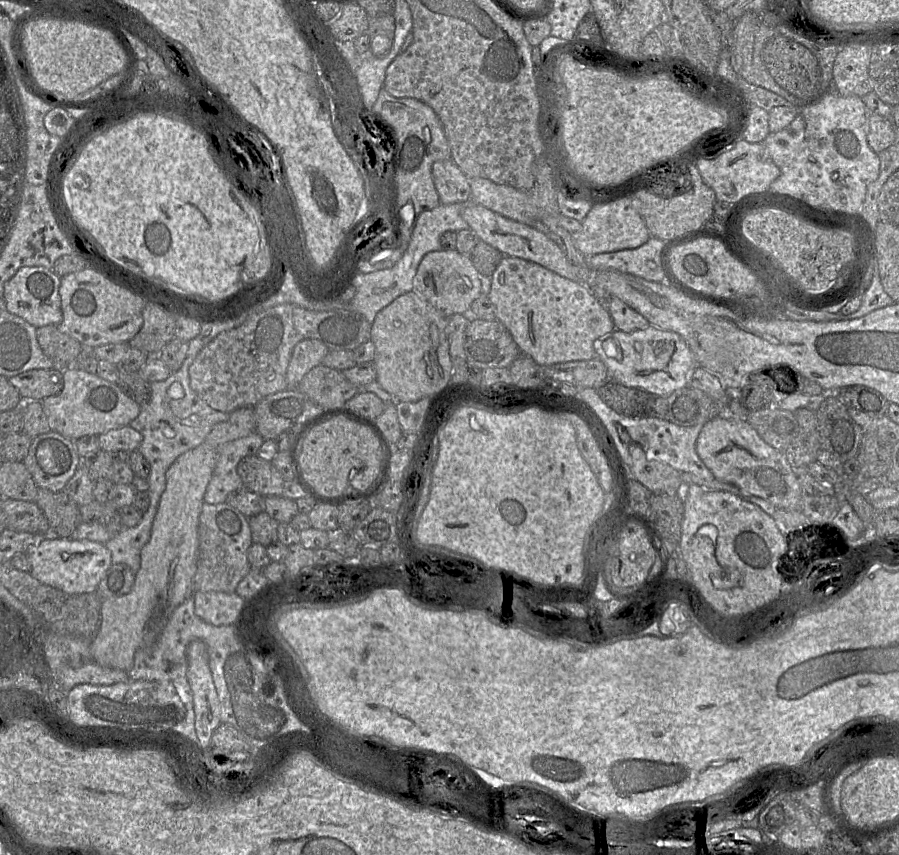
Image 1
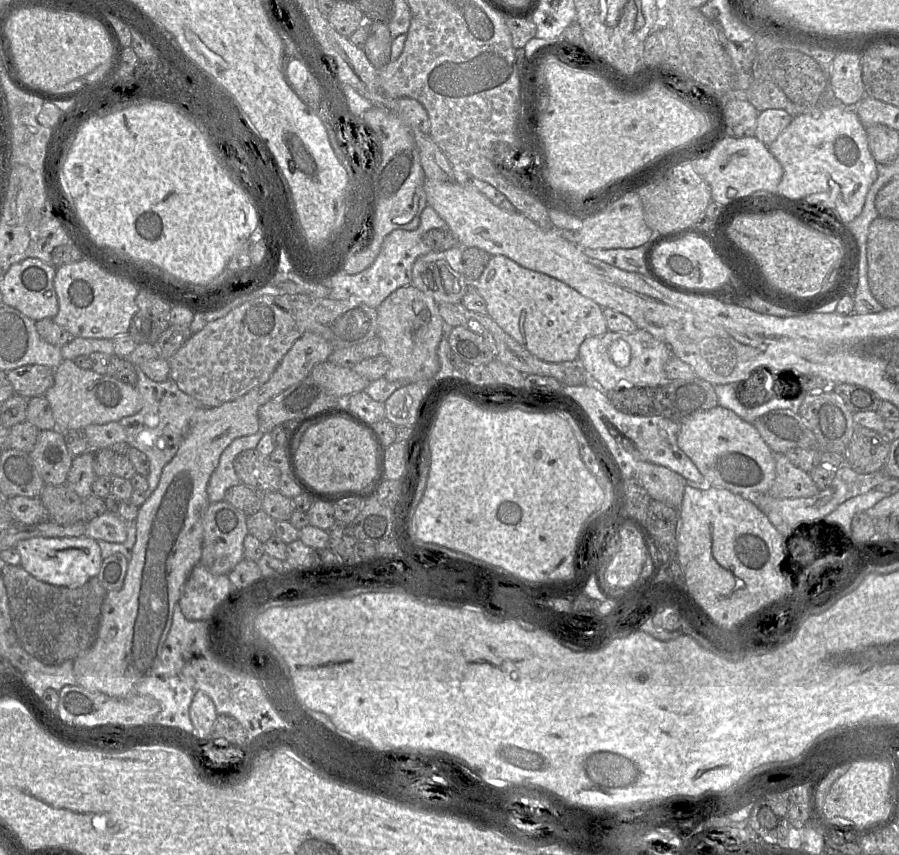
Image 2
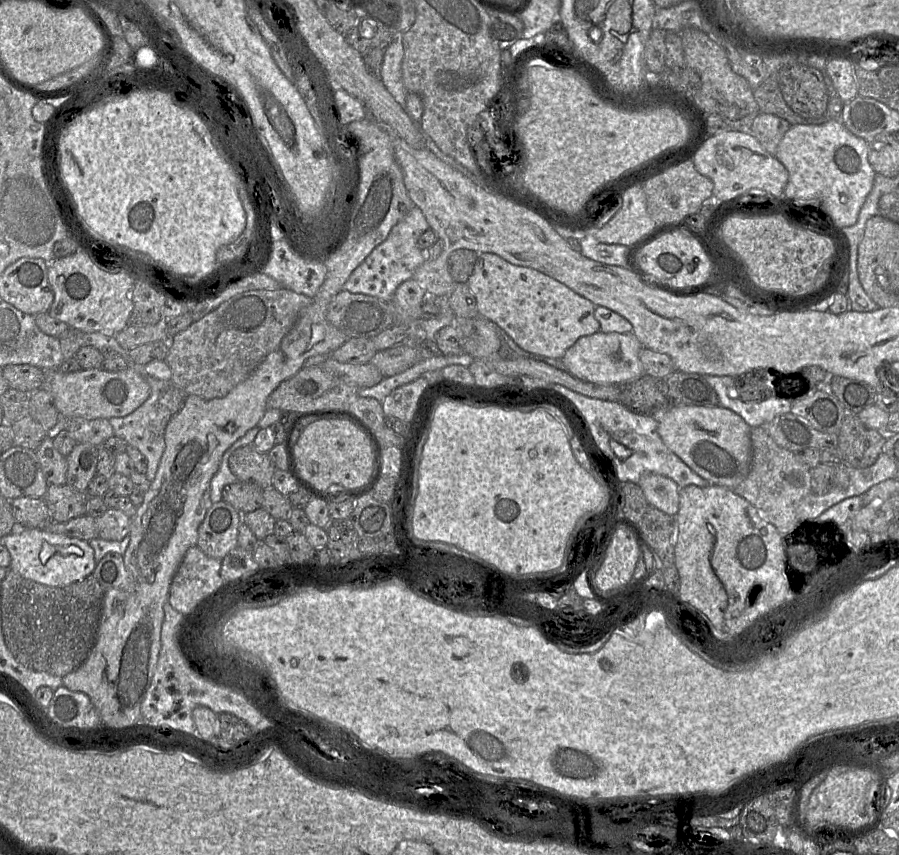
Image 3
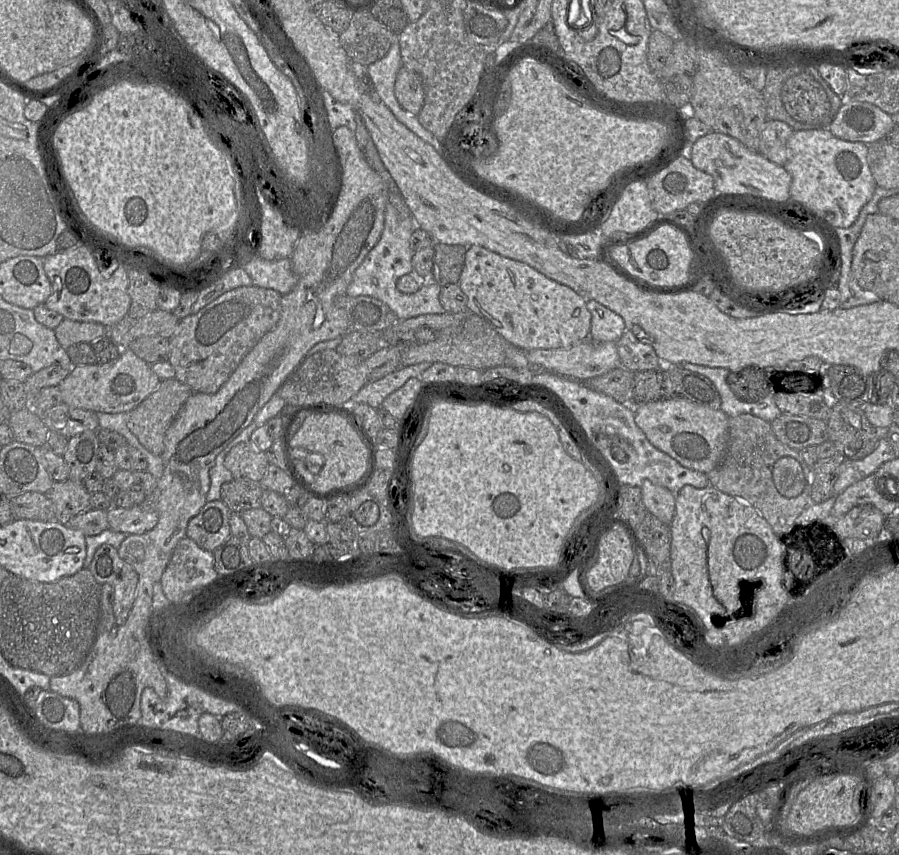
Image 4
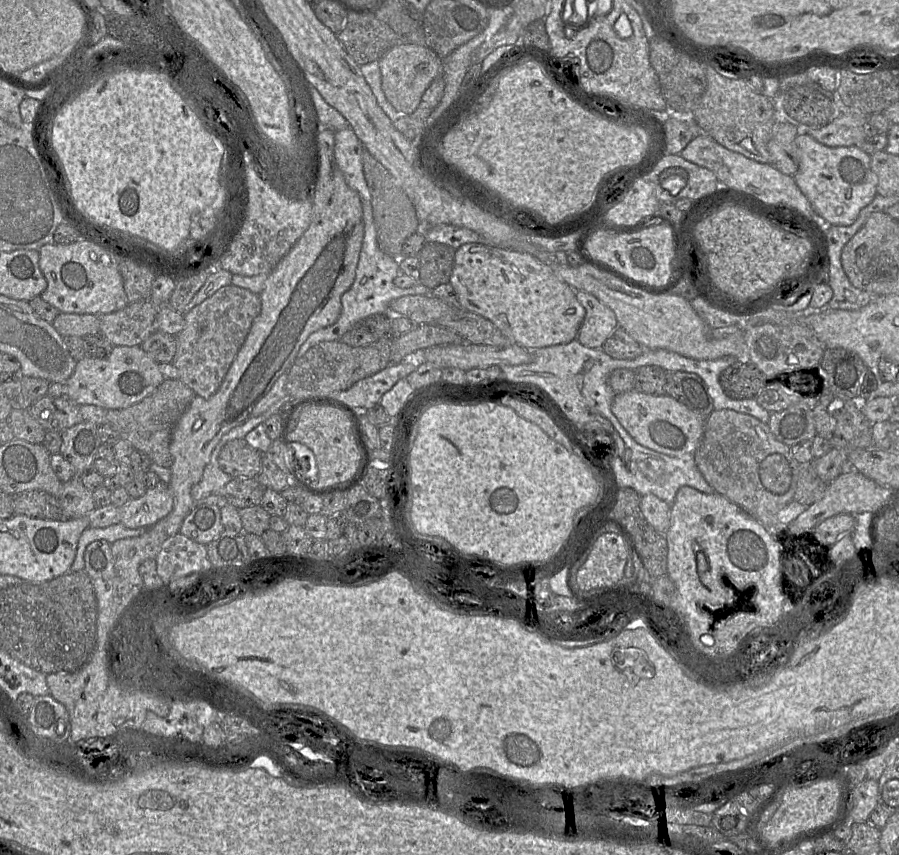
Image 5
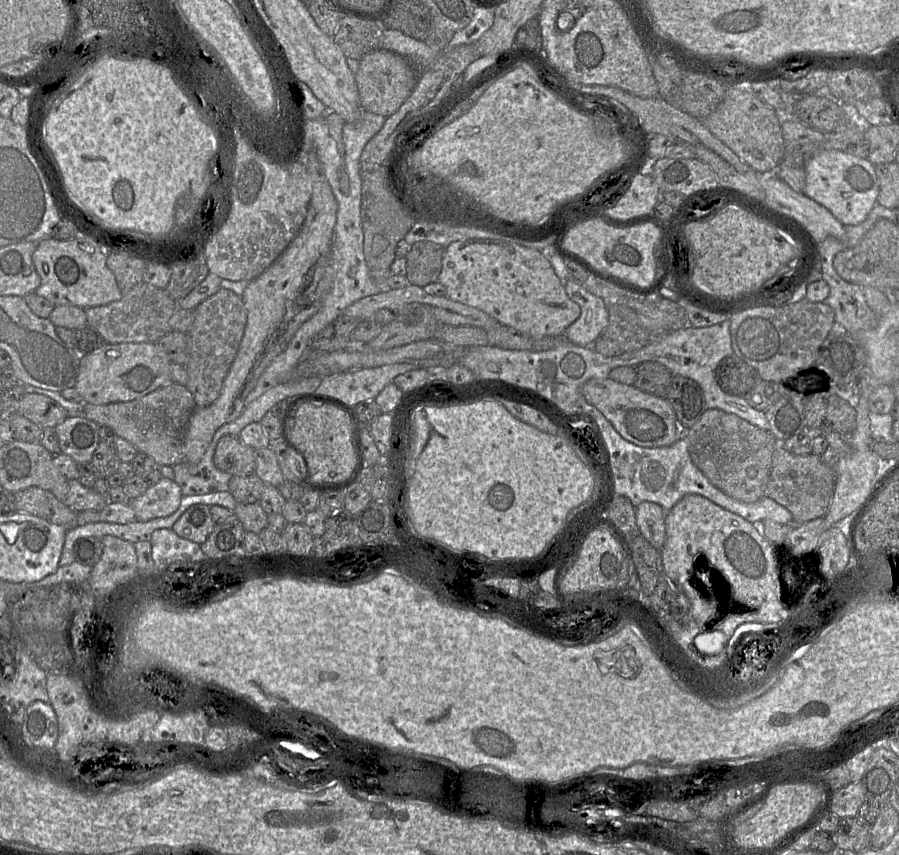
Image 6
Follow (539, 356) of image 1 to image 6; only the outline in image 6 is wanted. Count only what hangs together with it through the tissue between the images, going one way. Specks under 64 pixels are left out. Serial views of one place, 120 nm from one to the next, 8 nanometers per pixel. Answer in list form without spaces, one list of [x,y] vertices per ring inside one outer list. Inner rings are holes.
[[[508,238],[452,242],[444,249],[438,282],[446,287],[447,297],[450,299],[475,307],[497,322],[533,337],[563,335],[567,327],[576,321],[581,313],[580,306],[569,298],[564,283],[556,275],[552,264],[544,254]]]

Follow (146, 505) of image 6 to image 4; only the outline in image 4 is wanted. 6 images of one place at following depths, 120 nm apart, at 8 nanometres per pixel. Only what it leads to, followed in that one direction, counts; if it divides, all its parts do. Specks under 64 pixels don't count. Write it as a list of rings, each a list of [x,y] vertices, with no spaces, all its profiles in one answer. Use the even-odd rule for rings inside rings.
[[[133,505],[131,508],[113,506],[107,511],[109,529],[125,534],[144,534],[158,523],[158,512],[154,509]]]

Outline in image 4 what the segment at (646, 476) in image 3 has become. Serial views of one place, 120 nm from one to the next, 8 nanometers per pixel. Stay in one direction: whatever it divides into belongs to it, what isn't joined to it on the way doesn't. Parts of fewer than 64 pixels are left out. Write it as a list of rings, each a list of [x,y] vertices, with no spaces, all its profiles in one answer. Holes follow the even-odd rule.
[[[644,480],[640,489],[647,511],[664,524],[670,525],[675,513],[675,497],[672,492],[649,480]]]

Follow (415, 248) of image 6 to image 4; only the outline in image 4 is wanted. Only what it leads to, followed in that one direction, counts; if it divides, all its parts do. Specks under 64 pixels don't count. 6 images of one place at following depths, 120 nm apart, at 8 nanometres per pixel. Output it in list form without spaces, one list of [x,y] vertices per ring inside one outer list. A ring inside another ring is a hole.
[[[435,242],[431,279],[428,280],[434,280],[442,287],[458,284],[465,266],[468,247]]]

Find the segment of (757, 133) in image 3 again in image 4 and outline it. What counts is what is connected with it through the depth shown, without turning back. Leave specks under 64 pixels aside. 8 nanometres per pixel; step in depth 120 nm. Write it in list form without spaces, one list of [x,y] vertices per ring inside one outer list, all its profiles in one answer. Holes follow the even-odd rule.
[[[767,120],[760,133],[758,152],[769,161],[784,166],[787,161],[787,141],[793,132],[782,121]]]

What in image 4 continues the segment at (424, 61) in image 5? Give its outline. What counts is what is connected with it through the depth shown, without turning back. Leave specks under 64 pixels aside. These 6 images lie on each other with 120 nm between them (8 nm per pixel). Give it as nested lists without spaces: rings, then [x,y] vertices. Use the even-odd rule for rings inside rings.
[[[401,67],[394,85],[399,104],[407,111],[417,115],[424,103],[424,87],[420,75]]]

